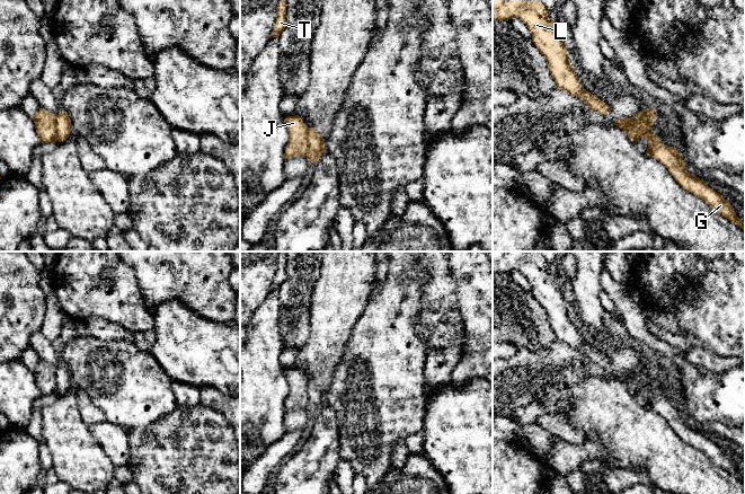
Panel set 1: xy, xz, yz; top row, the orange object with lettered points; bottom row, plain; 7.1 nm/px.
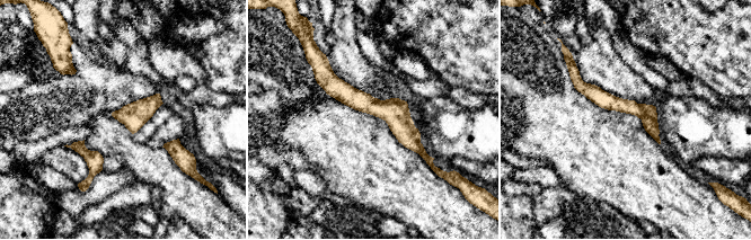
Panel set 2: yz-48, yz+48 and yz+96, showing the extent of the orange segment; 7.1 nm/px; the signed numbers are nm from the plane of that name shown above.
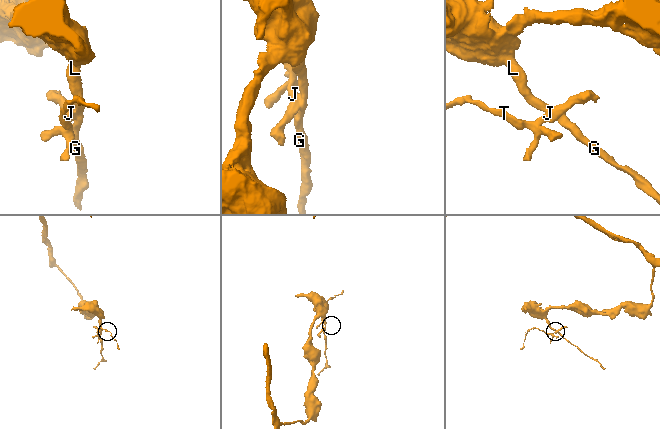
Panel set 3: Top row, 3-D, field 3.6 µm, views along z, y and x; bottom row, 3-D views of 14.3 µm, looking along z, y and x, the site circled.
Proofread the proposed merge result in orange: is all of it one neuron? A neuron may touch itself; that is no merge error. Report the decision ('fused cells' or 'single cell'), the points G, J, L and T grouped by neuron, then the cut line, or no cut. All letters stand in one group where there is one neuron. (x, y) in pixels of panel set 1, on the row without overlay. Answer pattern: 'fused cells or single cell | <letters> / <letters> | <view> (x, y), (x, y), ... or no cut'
fused cells | G L / J T | xz (308, 380), (308, 404), (306, 408)

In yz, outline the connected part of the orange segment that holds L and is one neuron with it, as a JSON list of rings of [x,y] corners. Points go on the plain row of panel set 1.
[[[493,252],[493,274],[517,270],[532,286],[532,293],[546,310],[549,324],[558,341],[578,350],[589,361],[606,368],[610,360],[596,347],[586,344],[568,315],[564,285],[550,274],[548,263],[540,252]]]

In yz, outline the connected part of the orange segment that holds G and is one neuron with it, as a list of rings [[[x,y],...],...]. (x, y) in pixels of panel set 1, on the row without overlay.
[[[647,379],[640,390],[648,392],[646,407],[662,415],[684,442],[691,444],[697,450],[704,452],[712,462],[745,484],[745,477],[736,468],[733,459],[724,449],[710,441],[702,432],[686,424],[685,415],[676,400],[664,397],[660,394],[660,390],[653,386],[651,379]]]

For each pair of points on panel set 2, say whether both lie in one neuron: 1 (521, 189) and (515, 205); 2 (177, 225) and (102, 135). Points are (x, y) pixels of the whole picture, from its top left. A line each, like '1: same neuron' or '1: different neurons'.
1: different neurons
2: different neurons

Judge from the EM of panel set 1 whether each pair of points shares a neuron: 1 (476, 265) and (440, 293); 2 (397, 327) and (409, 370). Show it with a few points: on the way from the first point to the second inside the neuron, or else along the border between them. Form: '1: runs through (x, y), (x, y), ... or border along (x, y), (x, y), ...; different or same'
1: border along (448, 263), (455, 283), (457, 301), (460, 308); different
2: runs through (397, 337), (397, 358), (399, 360); same

